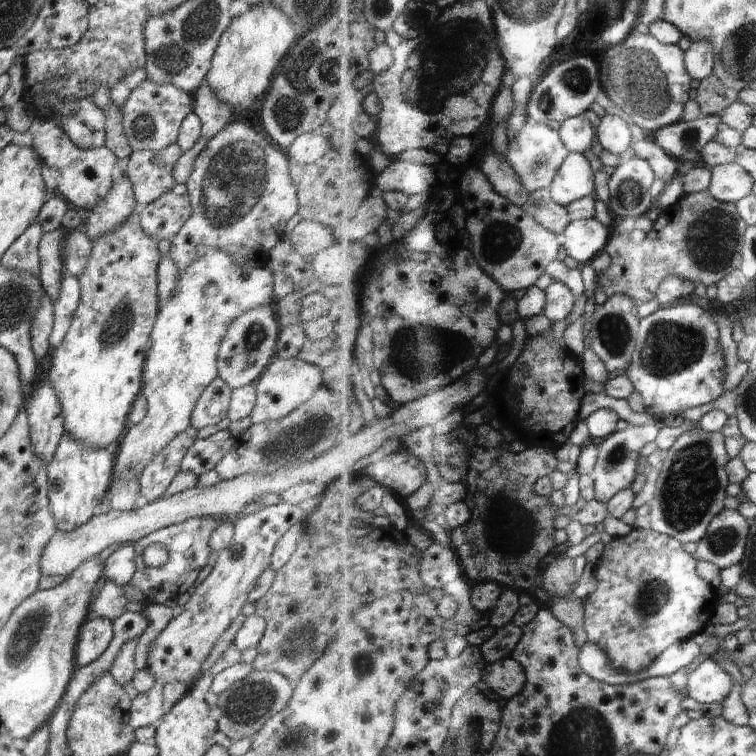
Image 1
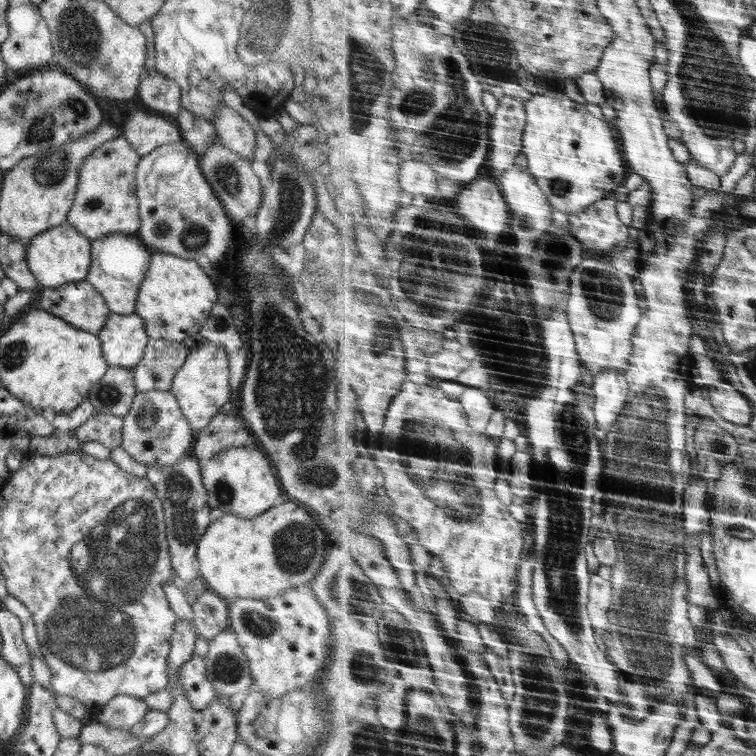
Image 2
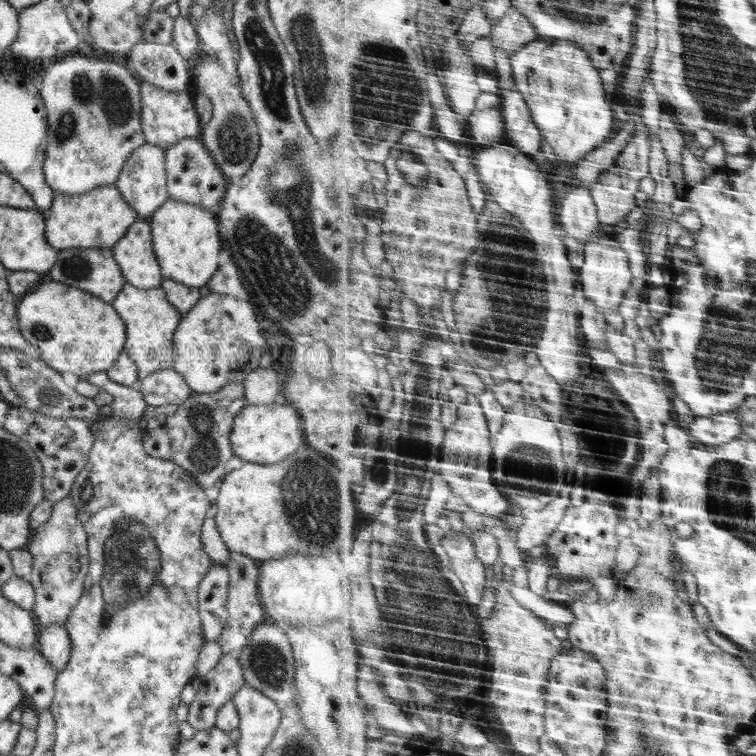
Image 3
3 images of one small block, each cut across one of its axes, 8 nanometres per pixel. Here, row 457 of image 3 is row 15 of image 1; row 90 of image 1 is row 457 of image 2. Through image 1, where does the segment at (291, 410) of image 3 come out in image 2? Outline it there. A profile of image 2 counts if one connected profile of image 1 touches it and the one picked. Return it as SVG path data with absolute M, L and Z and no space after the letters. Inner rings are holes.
M257 445L225 448L212 458L202 457L199 467L207 492L207 505L218 516L231 512L242 518L254 518L285 498L270 459Z

